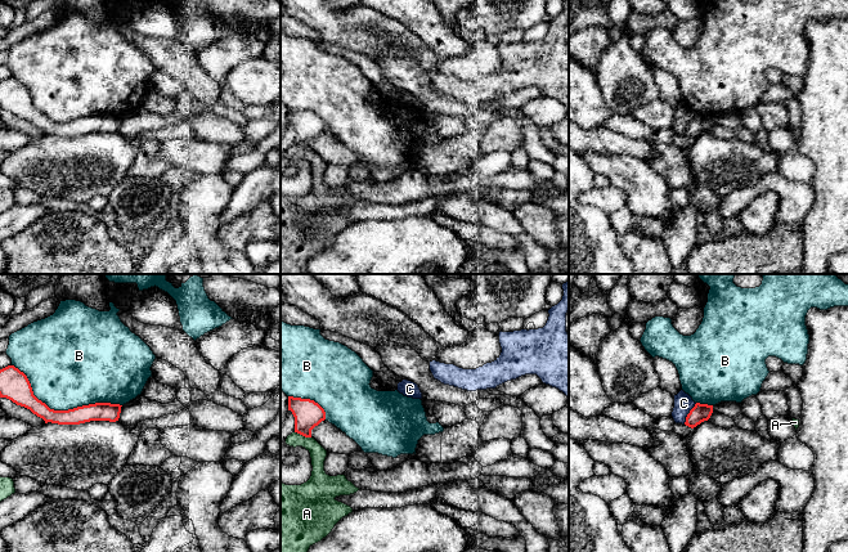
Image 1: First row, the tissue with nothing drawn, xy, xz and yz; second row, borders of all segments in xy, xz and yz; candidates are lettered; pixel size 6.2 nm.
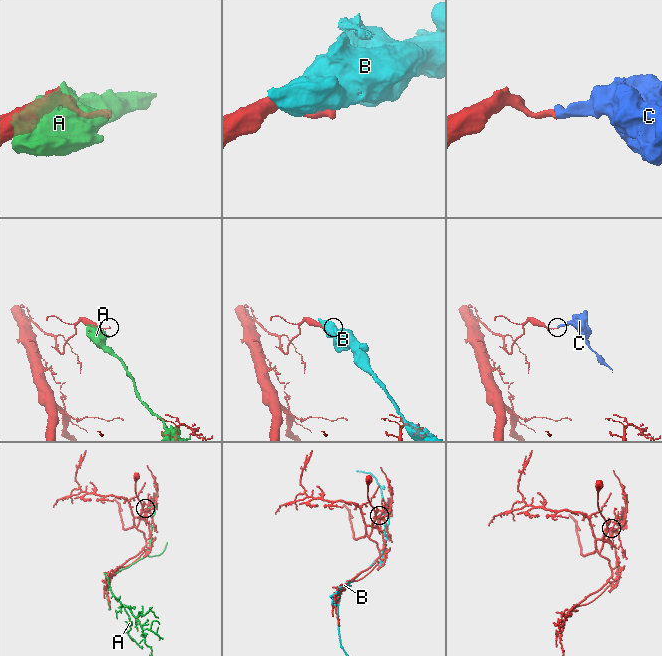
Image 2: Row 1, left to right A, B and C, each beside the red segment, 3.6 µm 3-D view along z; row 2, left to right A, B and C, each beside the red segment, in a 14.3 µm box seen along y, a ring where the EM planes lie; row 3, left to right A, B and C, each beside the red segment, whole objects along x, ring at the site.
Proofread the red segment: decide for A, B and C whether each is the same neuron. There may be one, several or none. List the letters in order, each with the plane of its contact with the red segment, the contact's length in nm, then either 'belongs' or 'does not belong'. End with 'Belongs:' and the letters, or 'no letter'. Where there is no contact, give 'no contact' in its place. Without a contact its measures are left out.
A: contact in xz; length 110 nm; does not belong
B: contact in xy; length 750 nm; does not belong
C: contact in yz; length 160 nm; does not belong
Belongs: no letter

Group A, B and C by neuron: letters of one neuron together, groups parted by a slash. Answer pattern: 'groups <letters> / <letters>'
groups A / B / C

